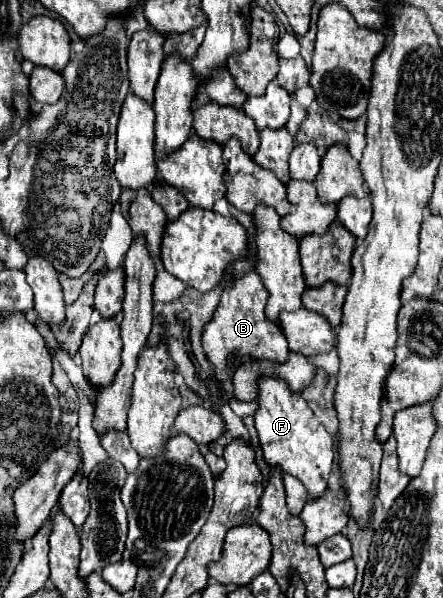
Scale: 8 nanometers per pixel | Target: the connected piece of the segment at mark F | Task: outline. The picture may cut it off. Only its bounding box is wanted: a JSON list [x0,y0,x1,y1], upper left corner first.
[254,377,334,499]

